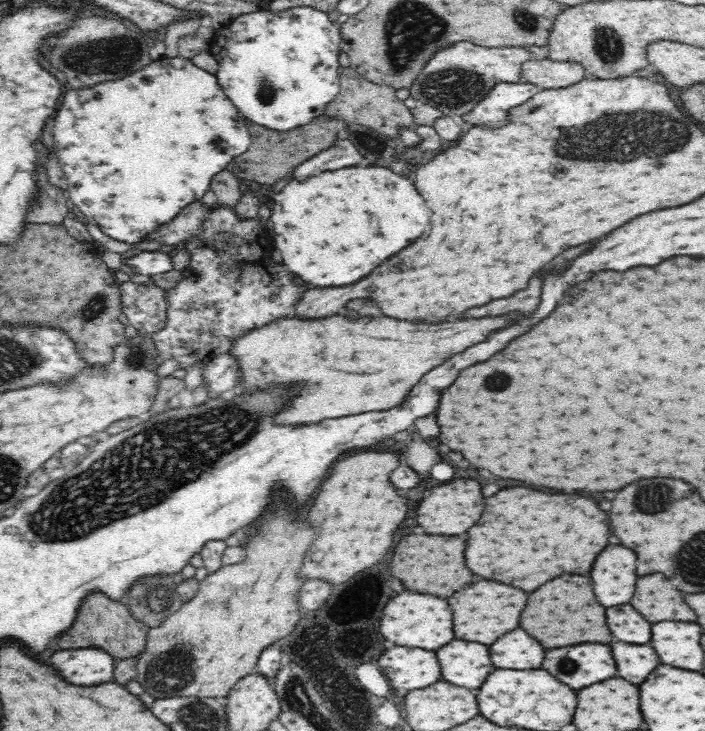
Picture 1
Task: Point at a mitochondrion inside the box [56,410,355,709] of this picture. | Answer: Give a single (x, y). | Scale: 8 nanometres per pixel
(174, 669)

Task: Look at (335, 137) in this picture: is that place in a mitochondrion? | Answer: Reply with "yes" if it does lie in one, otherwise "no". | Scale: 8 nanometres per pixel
no

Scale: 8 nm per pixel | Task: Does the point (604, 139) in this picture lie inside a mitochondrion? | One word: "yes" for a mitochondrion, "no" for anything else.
yes

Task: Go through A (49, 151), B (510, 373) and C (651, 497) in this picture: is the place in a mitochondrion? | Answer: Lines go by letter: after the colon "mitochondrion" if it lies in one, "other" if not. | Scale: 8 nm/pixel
A: other
B: mitochondrion
C: mitochondrion

